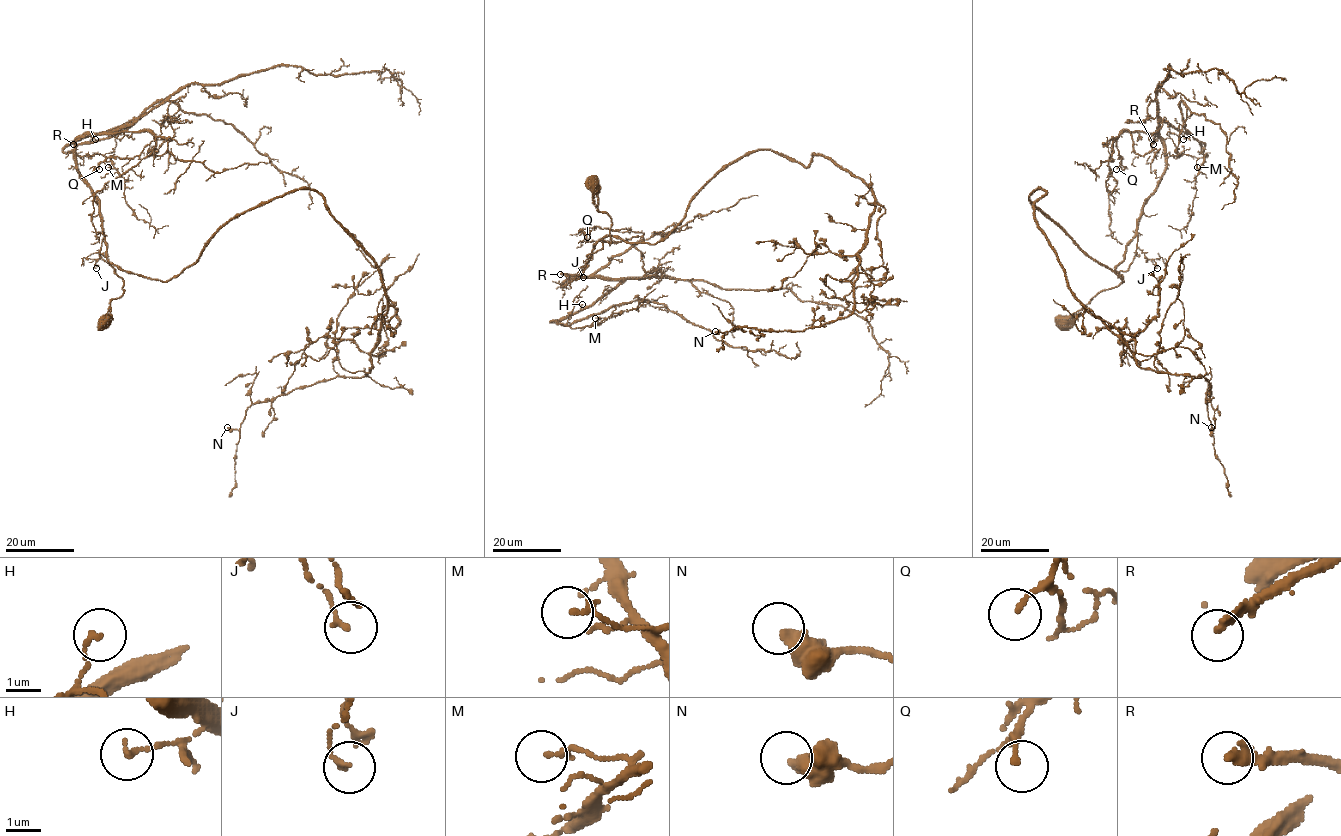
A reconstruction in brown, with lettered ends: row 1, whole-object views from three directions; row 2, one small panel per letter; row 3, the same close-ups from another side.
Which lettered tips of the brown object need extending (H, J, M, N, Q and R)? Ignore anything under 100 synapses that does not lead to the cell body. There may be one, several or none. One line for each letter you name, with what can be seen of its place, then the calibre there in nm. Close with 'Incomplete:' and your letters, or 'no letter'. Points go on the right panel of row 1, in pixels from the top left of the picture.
R: at (1153, 144); 280 nm thick
Incomplete: R

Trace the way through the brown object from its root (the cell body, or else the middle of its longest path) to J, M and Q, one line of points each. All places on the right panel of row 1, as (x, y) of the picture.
J: (1064, 321), (1097, 294), (1116, 287), (1122, 280), (1119, 273), (1128, 269), (1138, 248), (1157, 268)
M: (1064, 321), (1116, 287), (1135, 255), (1137, 218), (1165, 170), (1162, 120), (1199, 143), (1207, 156), (1197, 167)
Q: (1064, 321), (1122, 280), (1142, 205), (1165, 170), (1165, 143), (1123, 131), (1116, 169)

